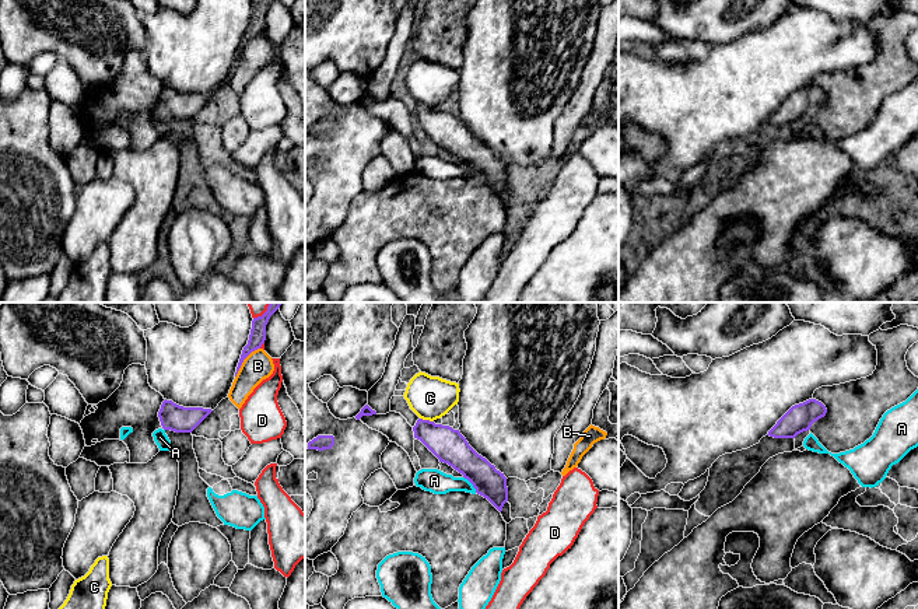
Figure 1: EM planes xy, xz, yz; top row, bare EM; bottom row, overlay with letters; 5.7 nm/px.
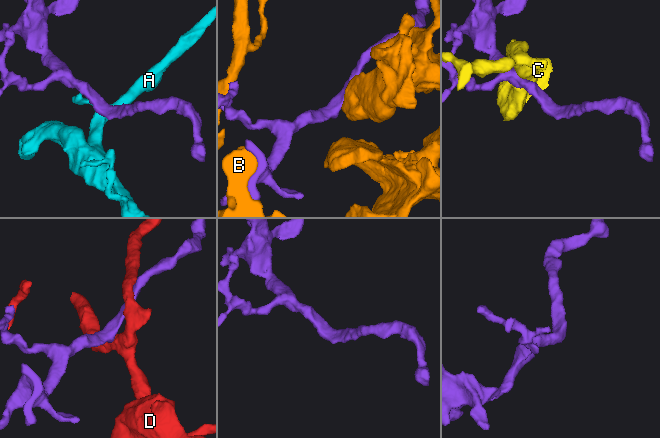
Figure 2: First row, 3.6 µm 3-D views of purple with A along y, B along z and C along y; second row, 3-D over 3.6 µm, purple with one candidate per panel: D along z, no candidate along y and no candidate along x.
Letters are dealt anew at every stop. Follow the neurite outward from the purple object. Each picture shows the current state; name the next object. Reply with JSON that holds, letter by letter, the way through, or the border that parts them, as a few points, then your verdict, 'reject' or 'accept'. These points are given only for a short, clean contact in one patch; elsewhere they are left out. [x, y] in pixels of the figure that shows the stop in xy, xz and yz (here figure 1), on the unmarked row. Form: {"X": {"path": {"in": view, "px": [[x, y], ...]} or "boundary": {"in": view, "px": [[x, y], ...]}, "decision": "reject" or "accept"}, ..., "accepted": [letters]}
{"A": {"boundary": {"in": "xz", "px": [[463, 163], [476, 178]]}, "decision": "reject"}, "B": {"decision": "reject"}, "C": {"boundary": {"in": "xz", "px": [[420, 104], [433, 108]]}, "decision": "reject"}, "D": {"decision": "reject"}, "accepted": []}

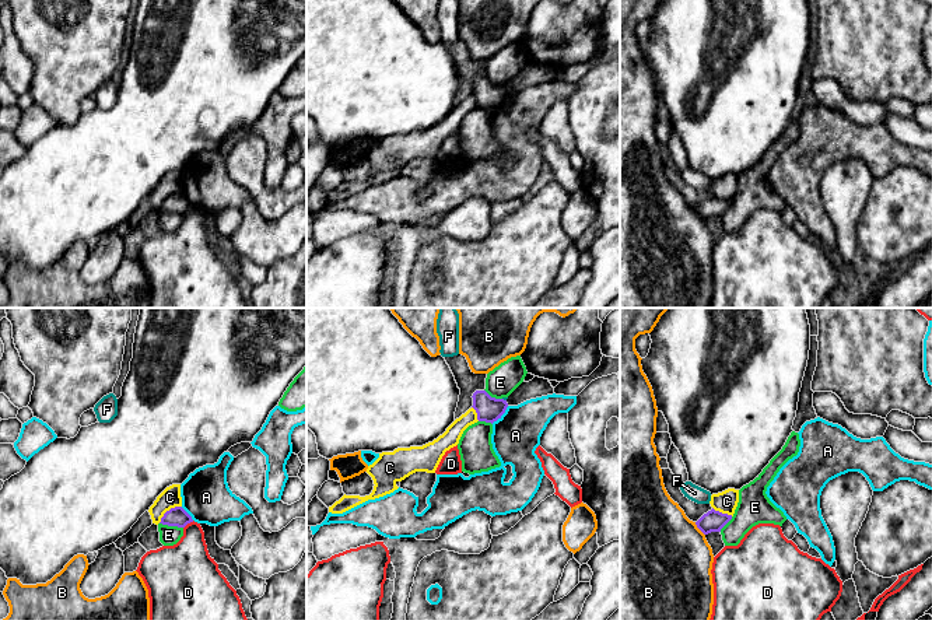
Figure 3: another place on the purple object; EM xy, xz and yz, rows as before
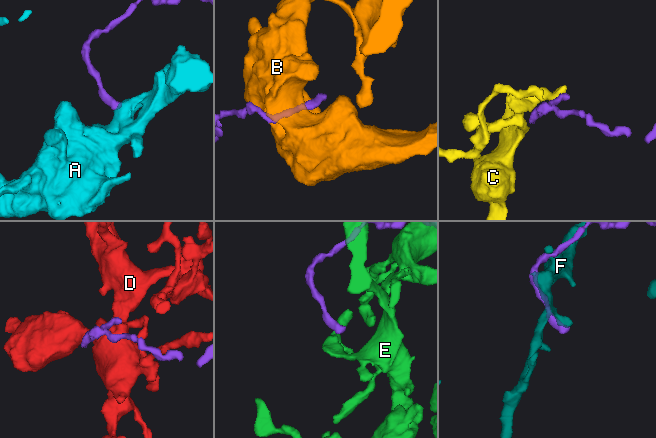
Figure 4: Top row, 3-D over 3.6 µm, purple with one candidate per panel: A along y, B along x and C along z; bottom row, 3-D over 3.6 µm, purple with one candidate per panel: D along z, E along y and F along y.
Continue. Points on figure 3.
{"A": {"decision": "reject"}, "B": {"decision": "reject"}, "C": {"boundary": {"in": "xy", "px": [[181, 192], [171, 193], [158, 209]]}, "decision": "reject"}, "D": {"decision": "reject"}, "E": {"boundary": {"in": "xy", "px": [[160, 209], [182, 214]]}, "decision": "reject"}, "F": {"decision": "reject"}, "accepted": []}

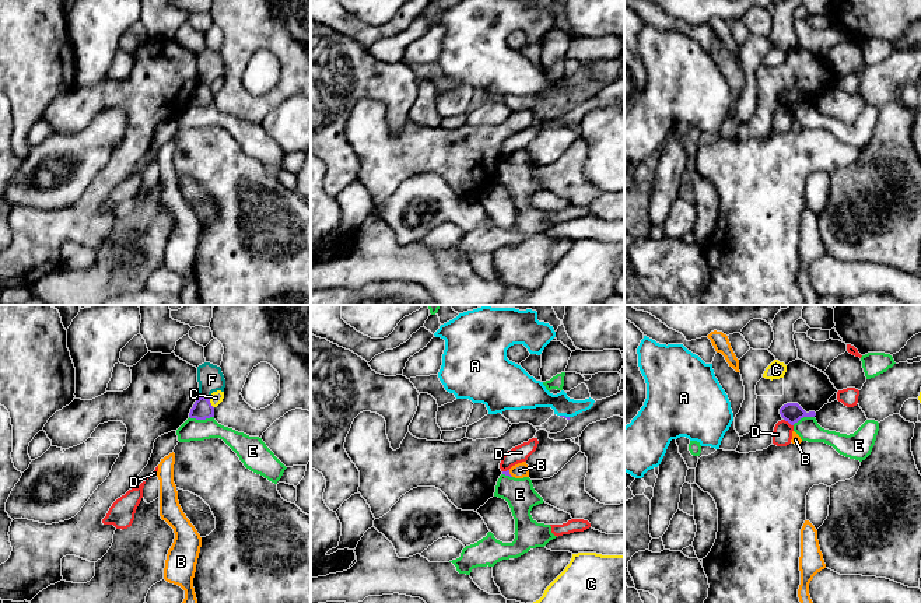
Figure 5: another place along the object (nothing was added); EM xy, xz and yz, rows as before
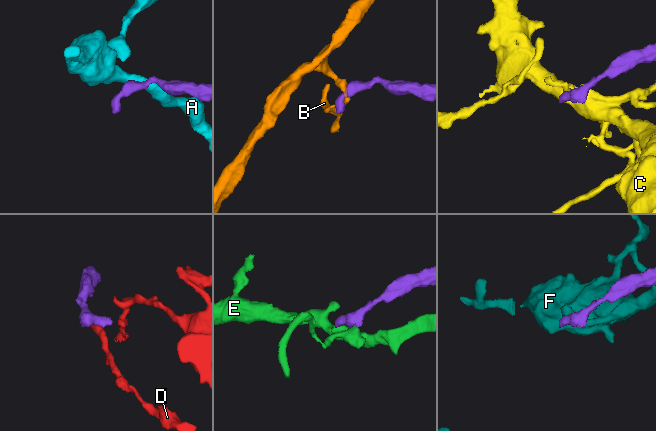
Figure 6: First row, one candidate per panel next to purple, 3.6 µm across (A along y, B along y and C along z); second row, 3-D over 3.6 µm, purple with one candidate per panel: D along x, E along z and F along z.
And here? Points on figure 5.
{"A": {"boundary": {"in": "xz", "px": [[560, 101], [568, 104]]}, "decision": "reject"}, "B": {"boundary": {"in": "xz", "px": [[508, 157], [512, 162]]}, "decision": "reject"}, "C": {"decision": "reject"}, "D": {"boundary": {"in": "yz", "px": [[784, 105], [792, 112]]}, "decision": "reject"}, "E": {"path": {"in": "xy", "px": [[202, 95], [202, 105], [192, 116]]}, "decision": "accept"}, "F": {"decision": "reject"}, "accepted": ["E"]}

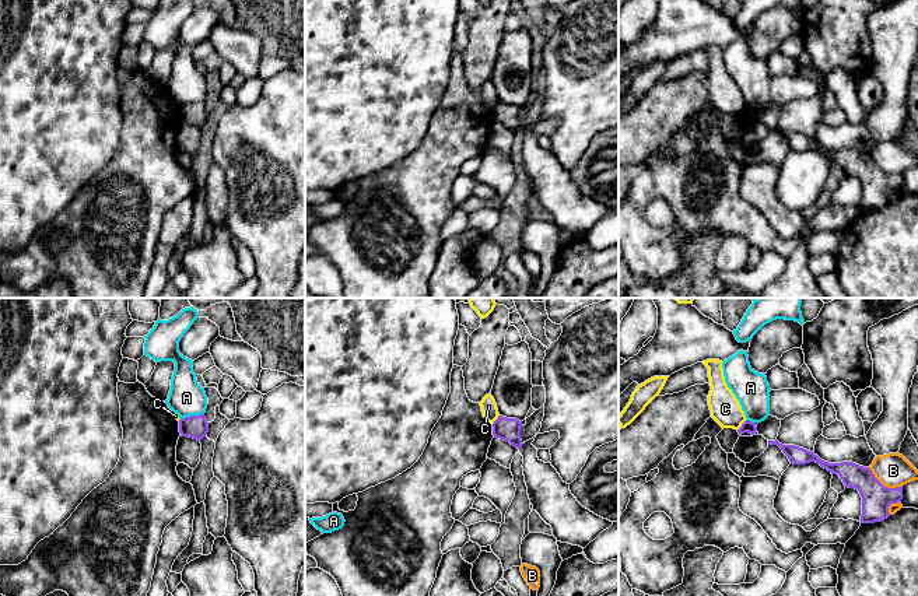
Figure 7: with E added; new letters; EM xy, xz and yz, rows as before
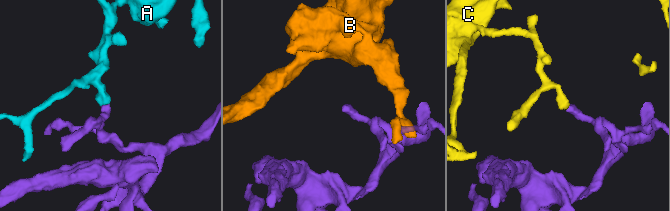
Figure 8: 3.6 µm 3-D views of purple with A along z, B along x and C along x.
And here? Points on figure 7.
{"A": {"boundary": {"in": "xy", "px": [[203, 100], [181, 105]]}, "decision": "reject"}, "B": {"boundary": {"in": "yz", "px": [[868, 154], [885, 172], [900, 174]]}, "decision": "reject"}, "C": {"boundary": {"in": "yz", "px": [[746, 105], [738, 116]]}, "decision": "reject"}, "accepted": []}

